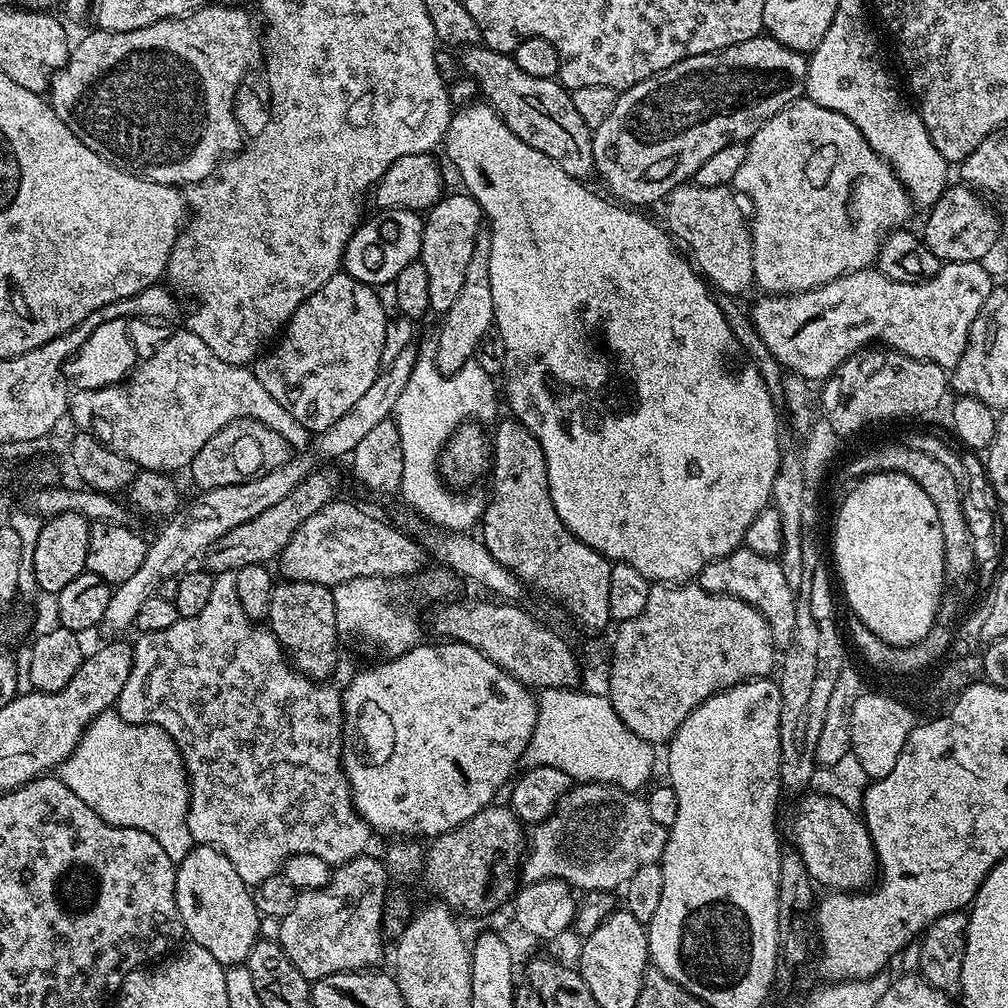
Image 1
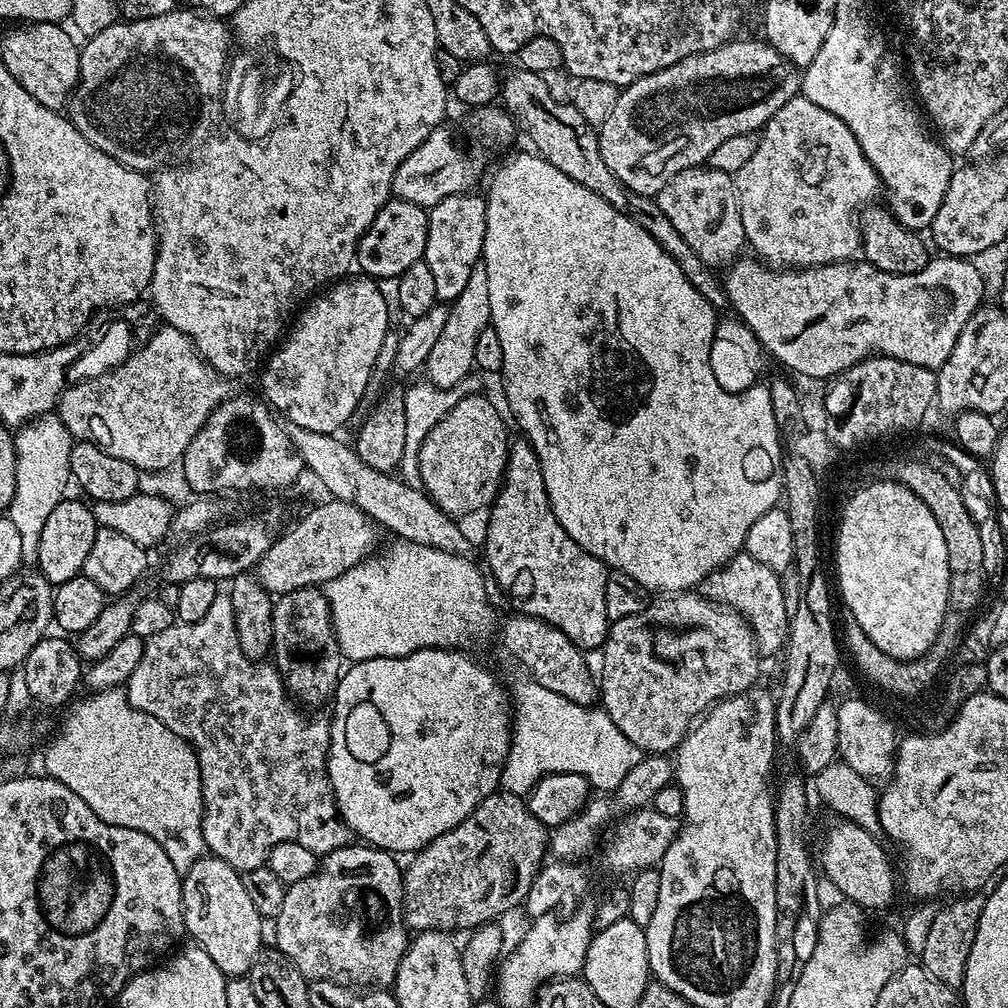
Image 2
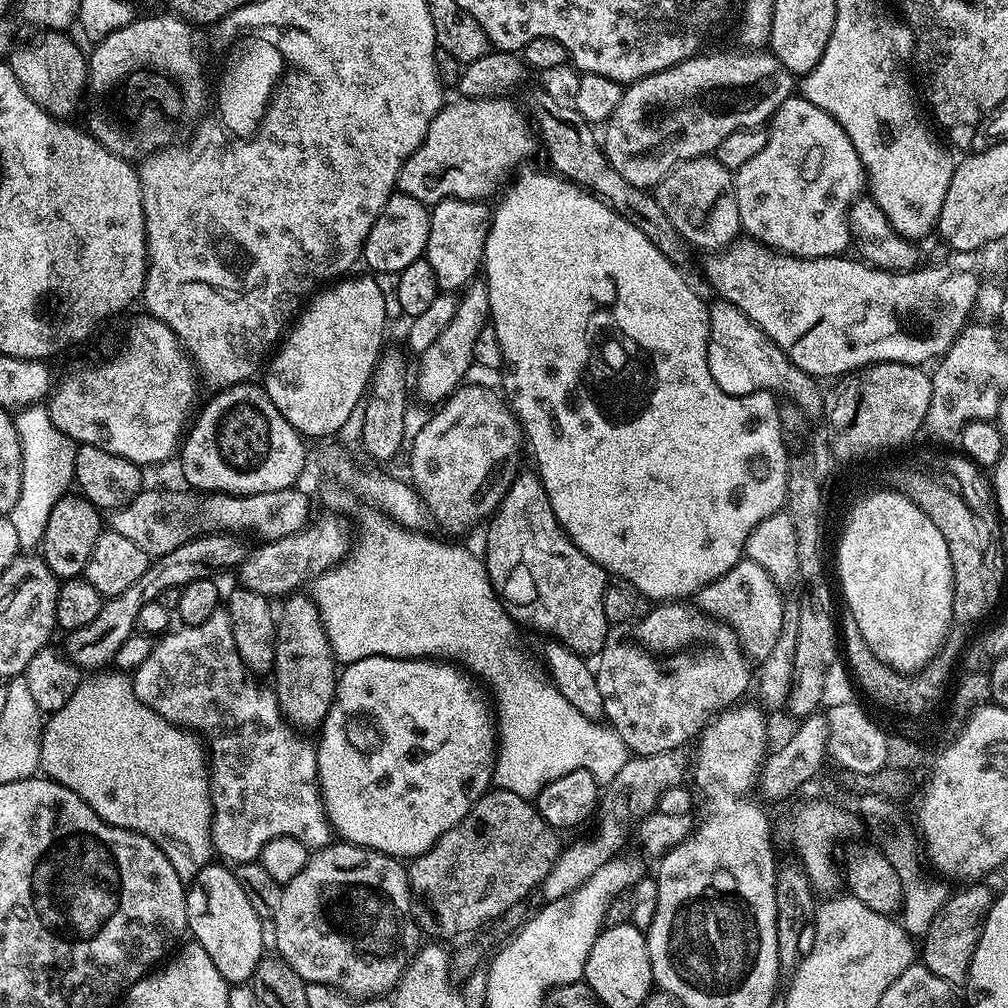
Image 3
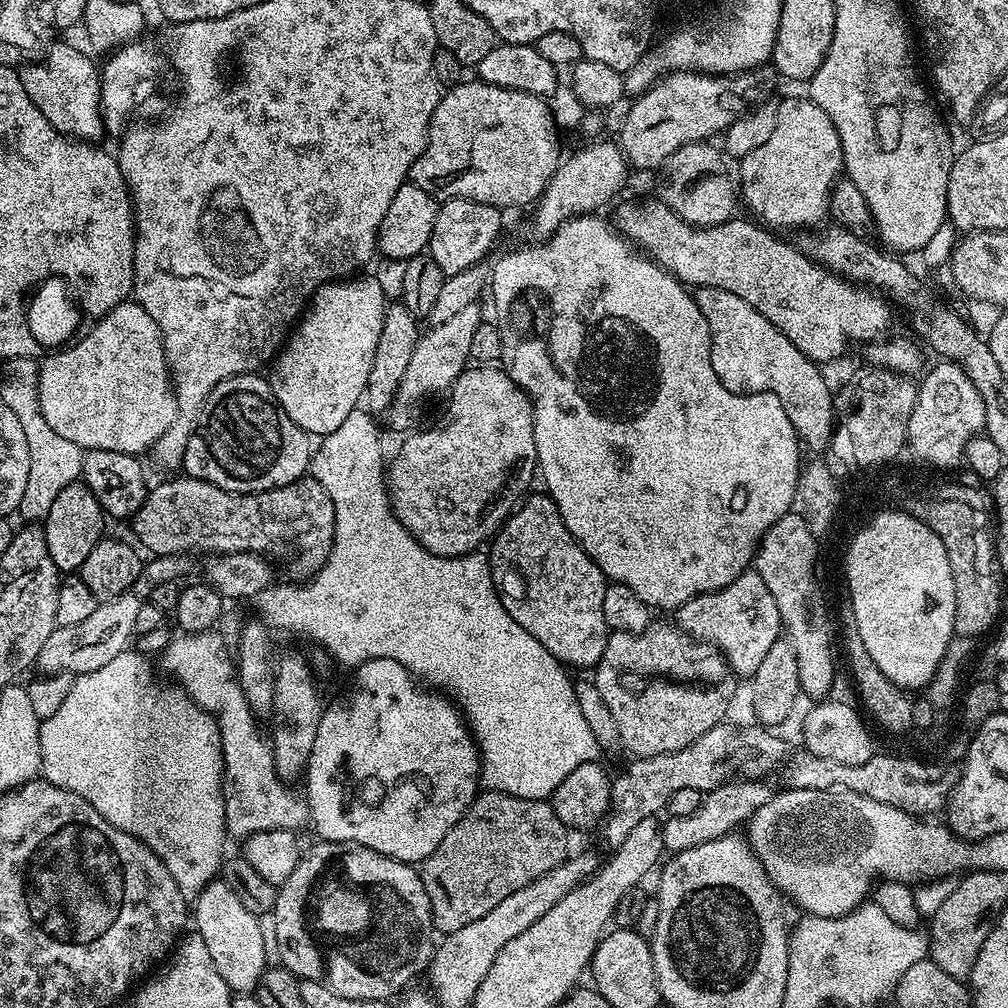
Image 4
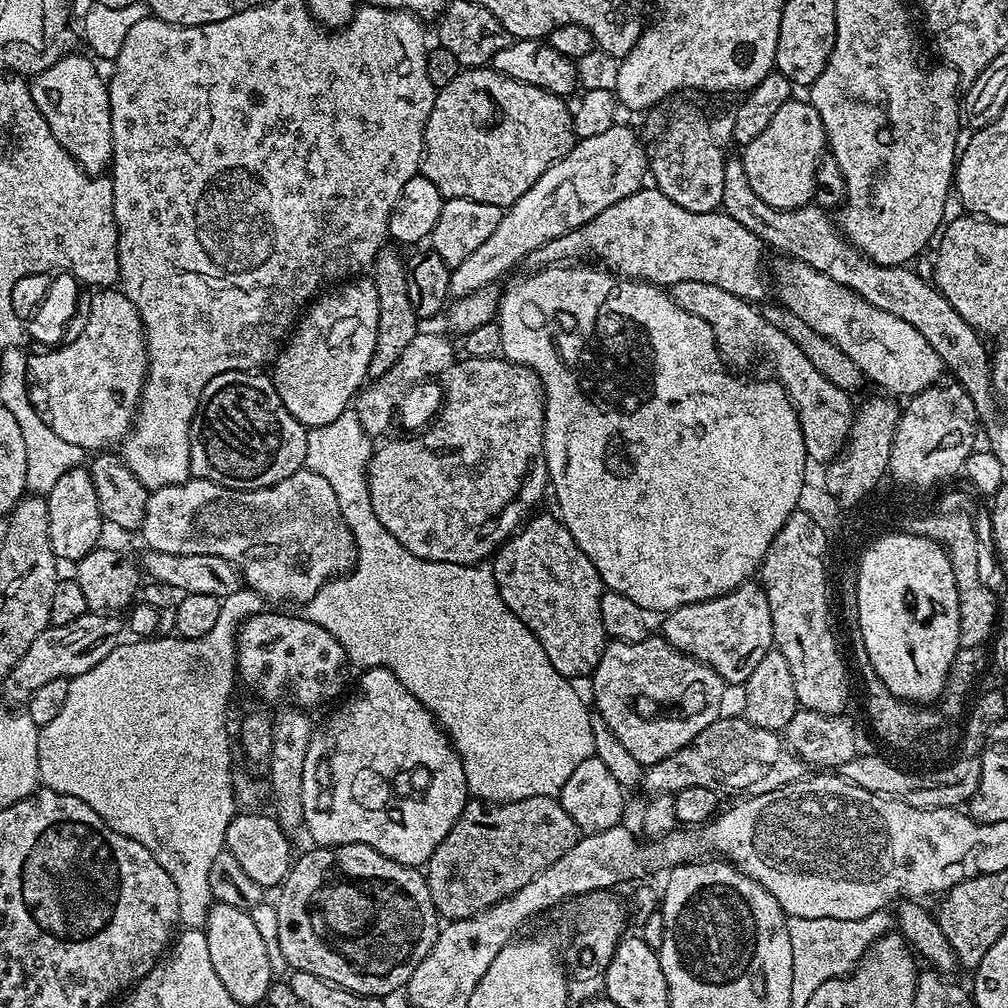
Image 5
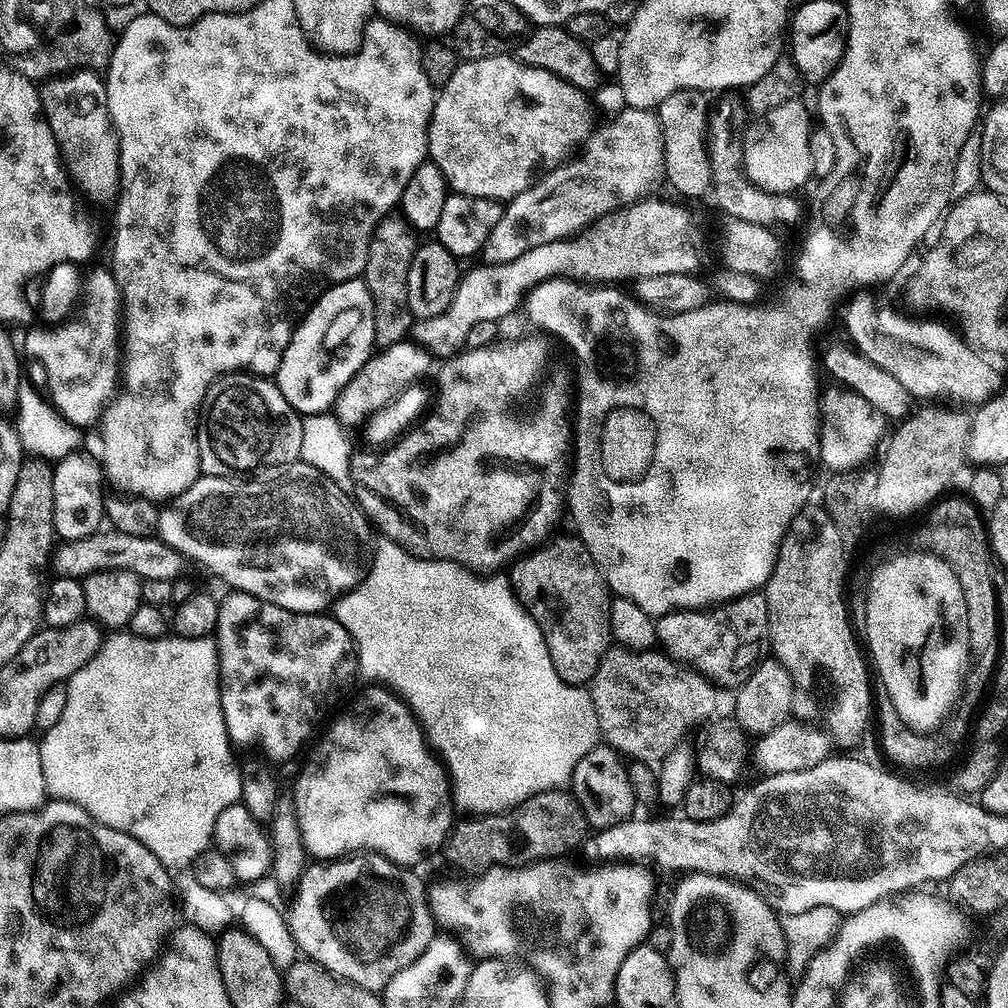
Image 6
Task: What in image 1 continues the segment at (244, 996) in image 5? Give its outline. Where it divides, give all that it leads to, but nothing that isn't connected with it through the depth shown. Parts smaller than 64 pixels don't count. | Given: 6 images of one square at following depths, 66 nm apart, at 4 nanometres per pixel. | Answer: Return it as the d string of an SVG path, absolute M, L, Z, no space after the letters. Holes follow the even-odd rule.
M196 844L176 864L176 905L187 939L210 950L225 966L244 964L260 936L262 917L252 893L249 884L238 878L230 858L208 844Z

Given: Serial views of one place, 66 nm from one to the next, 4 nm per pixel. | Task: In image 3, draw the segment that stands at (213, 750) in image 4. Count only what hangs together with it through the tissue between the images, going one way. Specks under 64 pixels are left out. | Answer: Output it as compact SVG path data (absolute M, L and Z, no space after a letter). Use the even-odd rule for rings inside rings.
M113 671L93 675L96 676L93 680L85 679L78 686L78 690L74 690L74 698L70 698L70 702L66 702L66 706L62 706L62 710L53 712L47 717L40 734L40 768L47 779L57 780L62 786L74 790L74 794L78 794L78 798L82 798L82 802L89 804L106 823L119 828L129 828L131 832L137 832L150 838L150 842L154 842L154 846L158 846L158 850L162 850L162 854L166 854L166 858L170 858L170 866L174 866L178 878L185 882L191 882L207 864L213 863L214 860L210 760L206 755L205 745L196 732L183 728L179 724L173 724L165 716L159 716L155 710L147 708L136 696L131 679L123 671Z

